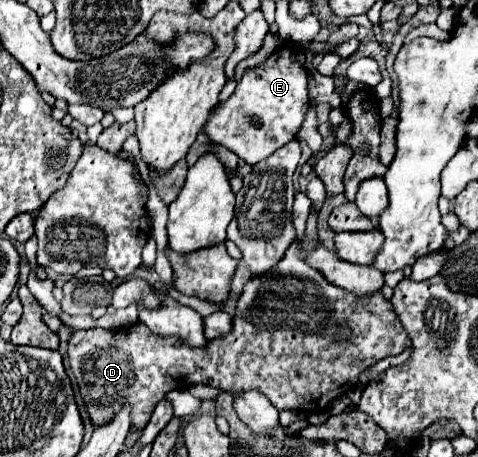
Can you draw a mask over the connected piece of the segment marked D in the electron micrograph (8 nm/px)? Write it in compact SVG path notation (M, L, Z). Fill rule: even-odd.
M290 245L280 263L276 263L270 271L252 277L244 285L244 291L236 301L236 313L232 315L232 329L228 335L216 337L204 347L190 347L178 337L160 337L150 333L150 329L146 329L142 323L134 323L124 331L88 329L72 333L68 341L68 357L94 427L110 421L110 417L114 417L114 413L118 413L118 409L130 401L134 413L134 425L130 431L134 431L148 423L156 403L168 391L172 391L172 383L176 387L204 383L228 391L230 395L256 389L264 393L278 411L324 411L332 405L334 399L358 383L358 377L364 369L372 367L388 355L400 355L410 345L412 341L394 315L392 303L386 301L382 293L376 293L374 297L354 297L352 293L330 285L316 269L300 259L296 245ZM342 325L348 325L348 337L342 337Z

